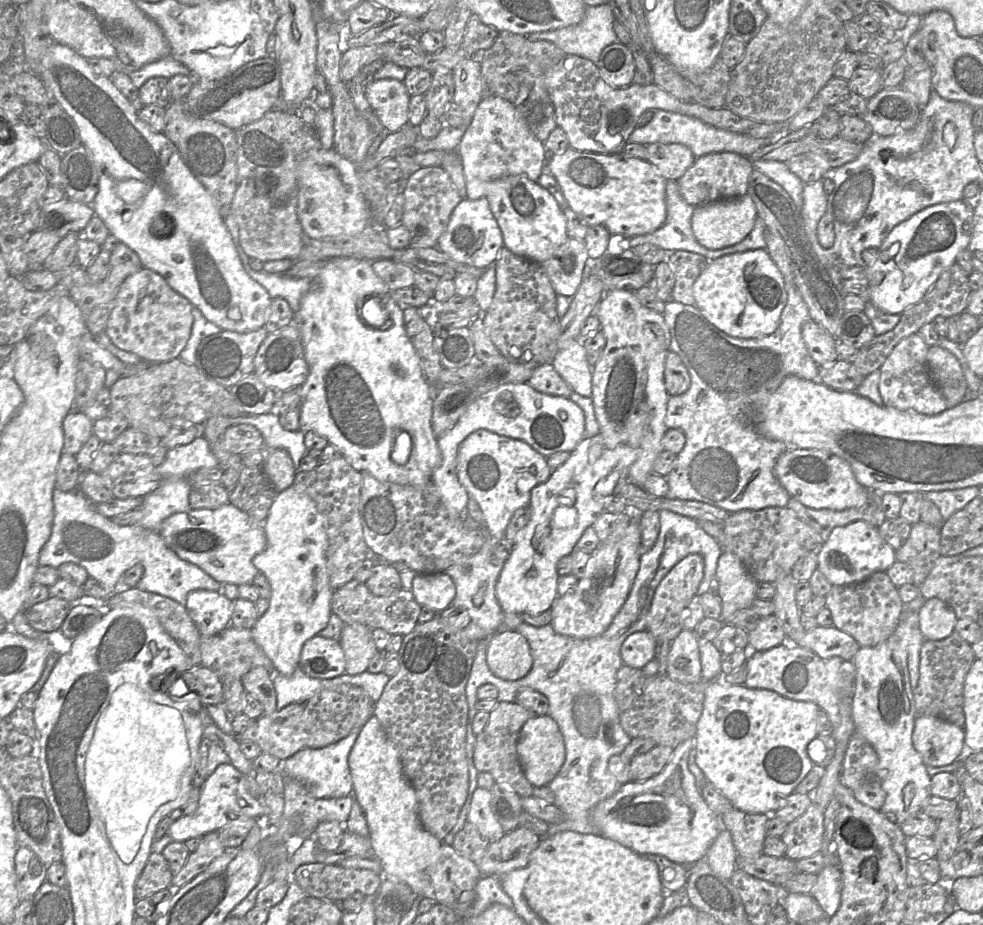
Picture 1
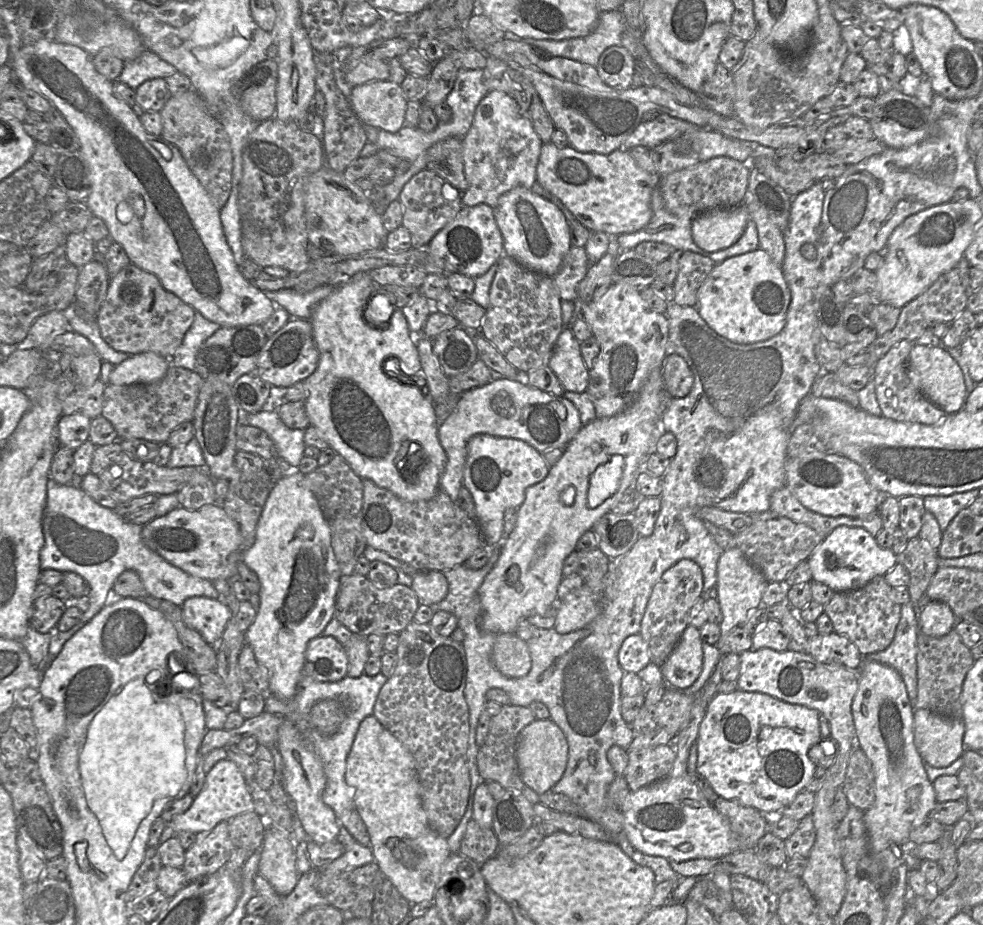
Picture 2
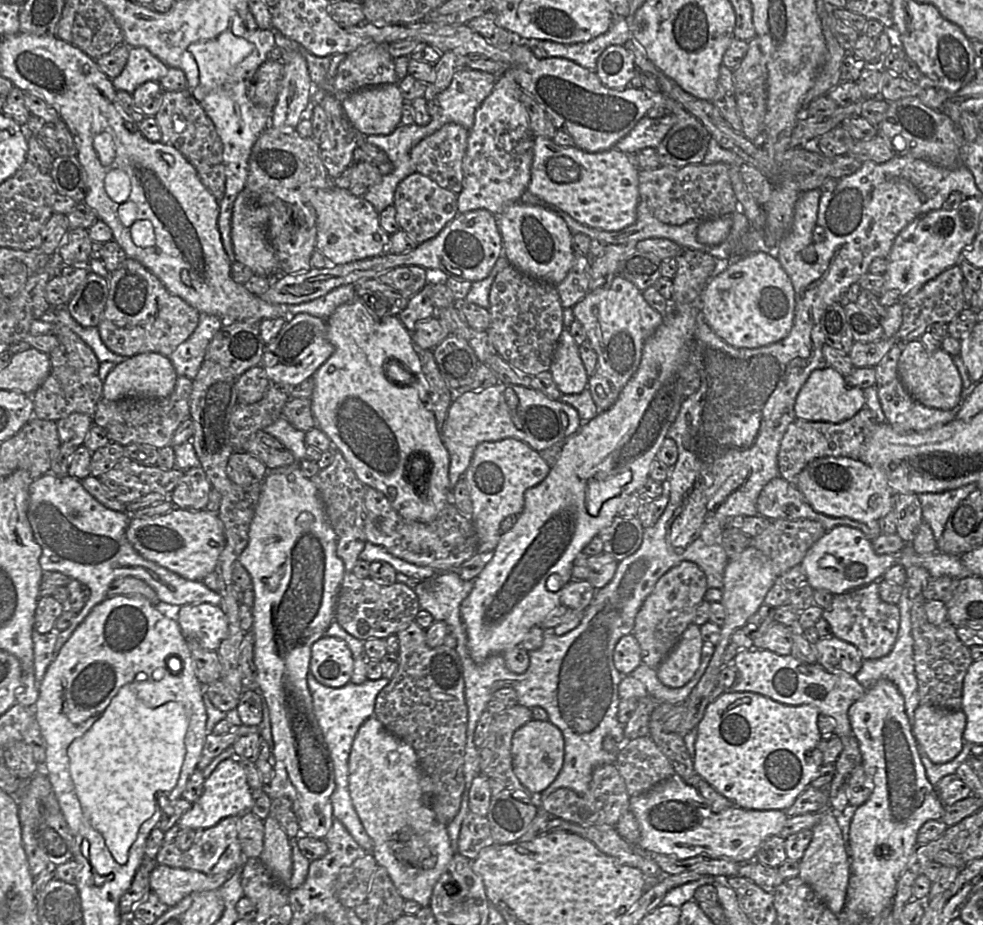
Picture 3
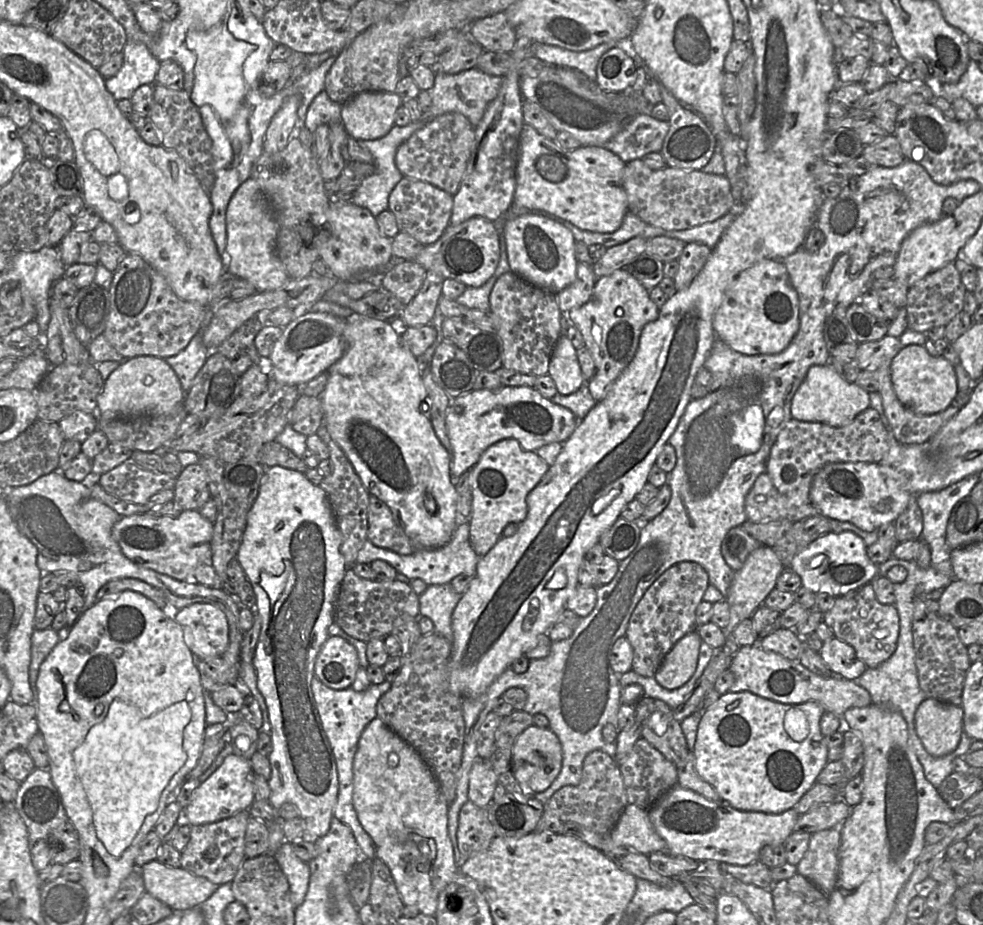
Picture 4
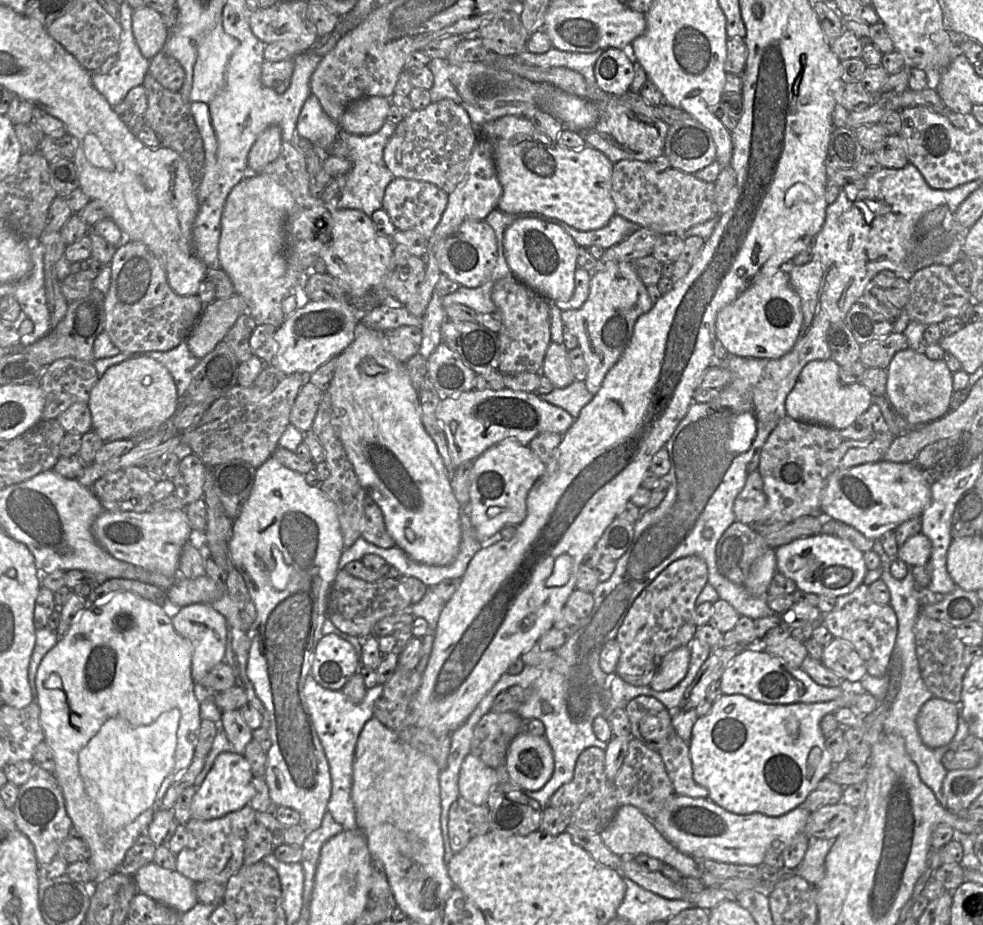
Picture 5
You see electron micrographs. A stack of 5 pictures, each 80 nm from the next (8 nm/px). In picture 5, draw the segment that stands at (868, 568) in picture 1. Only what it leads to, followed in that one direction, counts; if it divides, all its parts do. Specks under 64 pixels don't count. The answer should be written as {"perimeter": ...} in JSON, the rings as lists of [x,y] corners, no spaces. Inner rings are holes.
{"perimeter":[[[815,534],[775,549],[777,572],[792,579],[798,589],[817,595],[839,597],[853,592],[868,572],[864,553],[849,540],[836,535]]]}

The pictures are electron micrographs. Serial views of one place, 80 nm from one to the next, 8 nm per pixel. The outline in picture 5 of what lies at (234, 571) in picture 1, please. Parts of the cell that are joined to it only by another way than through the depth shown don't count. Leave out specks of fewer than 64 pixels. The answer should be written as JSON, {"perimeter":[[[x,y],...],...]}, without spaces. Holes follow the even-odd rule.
{"perimeter":[[[104,510],[93,522],[98,543],[116,559],[167,577],[177,577],[179,559],[192,529],[185,510],[155,512],[122,512]]]}

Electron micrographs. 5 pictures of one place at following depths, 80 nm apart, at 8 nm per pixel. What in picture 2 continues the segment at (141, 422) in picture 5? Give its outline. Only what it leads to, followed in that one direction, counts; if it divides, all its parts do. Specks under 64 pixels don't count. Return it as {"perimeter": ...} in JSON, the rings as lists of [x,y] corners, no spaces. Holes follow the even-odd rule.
{"perimeter":[[[153,352],[135,354],[114,366],[109,375],[113,385],[151,384],[167,373],[170,360]]]}

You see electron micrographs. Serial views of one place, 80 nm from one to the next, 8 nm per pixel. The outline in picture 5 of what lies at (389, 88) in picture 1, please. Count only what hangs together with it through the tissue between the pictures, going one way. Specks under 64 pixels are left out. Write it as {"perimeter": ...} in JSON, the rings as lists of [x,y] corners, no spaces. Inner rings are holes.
{"perimeter":[[[369,97],[356,101],[342,115],[340,128],[349,134],[374,134],[386,122],[391,104],[390,98],[384,97]]]}

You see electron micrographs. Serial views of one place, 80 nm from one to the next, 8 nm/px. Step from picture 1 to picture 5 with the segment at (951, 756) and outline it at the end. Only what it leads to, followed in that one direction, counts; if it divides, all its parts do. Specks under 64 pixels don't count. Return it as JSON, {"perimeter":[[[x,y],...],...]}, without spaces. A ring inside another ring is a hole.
{"perimeter":[[[932,697],[925,702],[916,718],[922,742],[930,748],[949,744],[957,731],[958,709],[955,703]]]}

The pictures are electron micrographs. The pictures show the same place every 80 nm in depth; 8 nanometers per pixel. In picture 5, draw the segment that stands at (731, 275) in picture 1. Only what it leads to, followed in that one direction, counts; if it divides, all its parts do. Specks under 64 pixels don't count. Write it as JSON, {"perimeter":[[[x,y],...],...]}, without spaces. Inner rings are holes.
{"perimeter":[[[788,269],[772,276],[754,277],[751,284],[716,317],[718,343],[728,353],[746,358],[778,359],[795,345],[803,323],[801,299],[791,284]]]}

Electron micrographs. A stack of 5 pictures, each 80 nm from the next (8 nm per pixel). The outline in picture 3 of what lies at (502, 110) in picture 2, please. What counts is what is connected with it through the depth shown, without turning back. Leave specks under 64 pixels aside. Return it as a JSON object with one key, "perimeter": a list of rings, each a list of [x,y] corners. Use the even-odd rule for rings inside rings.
{"perimeter":[[[511,69],[498,78],[492,93],[475,113],[463,160],[463,189],[458,195],[458,213],[485,209],[500,216],[513,203],[520,202],[531,180],[535,135],[528,113],[521,103],[523,90]]]}

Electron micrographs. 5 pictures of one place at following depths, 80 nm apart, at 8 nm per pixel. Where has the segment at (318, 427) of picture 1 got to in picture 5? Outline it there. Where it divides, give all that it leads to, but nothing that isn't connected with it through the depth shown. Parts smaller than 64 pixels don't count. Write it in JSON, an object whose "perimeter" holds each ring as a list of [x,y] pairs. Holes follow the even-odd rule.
{"perimeter":[[[360,320],[355,328],[355,339],[340,355],[336,357],[335,375],[328,387],[331,404],[334,411],[334,426],[338,437],[352,463],[357,478],[369,496],[382,510],[385,526],[395,541],[396,547],[403,550],[412,560],[427,565],[446,566],[453,562],[458,554],[462,539],[461,506],[456,499],[451,479],[448,476],[443,459],[437,446],[425,430],[422,423],[422,408],[418,392],[412,385],[404,363],[397,361],[384,347],[385,332],[366,327]]]}

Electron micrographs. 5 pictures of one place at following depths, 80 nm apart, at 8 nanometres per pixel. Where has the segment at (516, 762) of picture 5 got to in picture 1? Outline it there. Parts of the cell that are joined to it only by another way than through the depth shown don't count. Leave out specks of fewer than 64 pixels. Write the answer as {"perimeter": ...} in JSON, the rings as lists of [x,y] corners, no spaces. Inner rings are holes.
{"perimeter":[[[548,714],[527,720],[519,733],[517,753],[524,774],[533,787],[547,786],[556,777],[566,757],[564,737],[555,720]]]}

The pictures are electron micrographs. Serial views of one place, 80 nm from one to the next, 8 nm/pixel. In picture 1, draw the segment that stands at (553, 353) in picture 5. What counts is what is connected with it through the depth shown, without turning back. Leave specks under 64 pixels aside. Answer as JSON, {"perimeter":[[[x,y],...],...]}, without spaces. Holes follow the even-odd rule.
{"perimeter":[[[575,340],[554,355],[551,364],[559,375],[583,397],[592,395],[592,367],[589,365],[582,341]]]}

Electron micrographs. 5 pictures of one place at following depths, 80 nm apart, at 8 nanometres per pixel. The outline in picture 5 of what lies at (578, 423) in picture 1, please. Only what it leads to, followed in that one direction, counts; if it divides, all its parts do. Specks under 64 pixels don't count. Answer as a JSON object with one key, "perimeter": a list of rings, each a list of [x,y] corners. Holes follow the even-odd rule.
{"perimeter":[[[509,388],[499,391],[473,390],[456,397],[444,398],[437,406],[436,416],[446,436],[455,467],[474,461],[488,449],[506,439],[516,439],[520,444],[529,446],[530,441],[541,433],[551,432],[563,436],[575,421],[567,411],[542,400],[537,393],[514,391]]]}

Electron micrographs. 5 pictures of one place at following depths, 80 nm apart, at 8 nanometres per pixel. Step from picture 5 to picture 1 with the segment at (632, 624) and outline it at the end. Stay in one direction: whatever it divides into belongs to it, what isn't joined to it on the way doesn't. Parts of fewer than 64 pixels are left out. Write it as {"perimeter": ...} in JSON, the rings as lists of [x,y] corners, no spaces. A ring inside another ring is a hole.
{"perimeter":[[[698,553],[689,554],[679,561],[656,588],[648,613],[647,631],[656,641],[672,641],[685,629],[684,619],[691,599],[697,595],[704,576],[704,559]]]}

